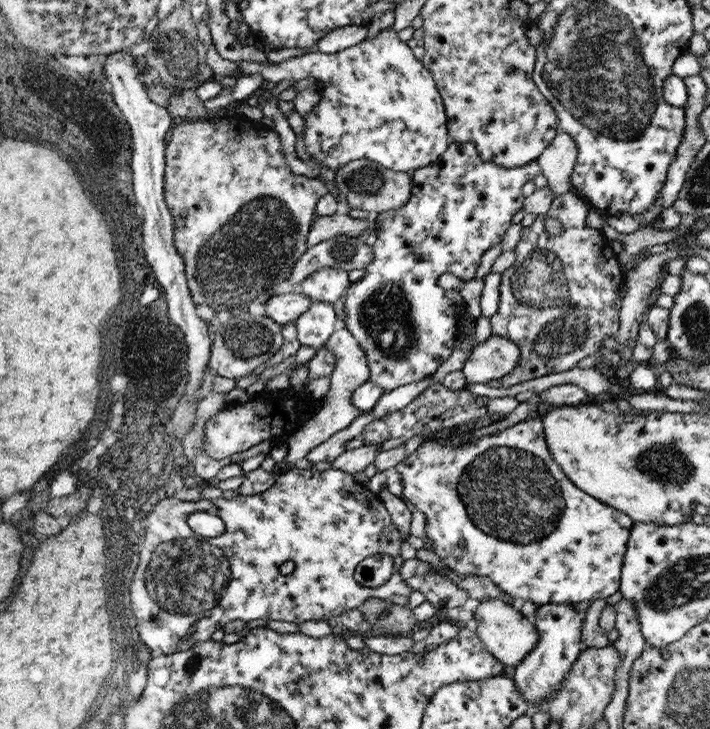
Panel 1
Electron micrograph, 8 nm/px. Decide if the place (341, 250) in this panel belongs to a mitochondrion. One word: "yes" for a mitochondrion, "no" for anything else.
yes

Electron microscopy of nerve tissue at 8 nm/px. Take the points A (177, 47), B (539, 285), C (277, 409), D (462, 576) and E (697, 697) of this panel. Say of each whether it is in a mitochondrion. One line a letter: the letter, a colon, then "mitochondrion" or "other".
A: mitochondrion
B: mitochondrion
C: other
D: other
E: mitochondrion

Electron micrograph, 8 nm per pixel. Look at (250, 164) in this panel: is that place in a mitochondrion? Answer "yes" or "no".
no

